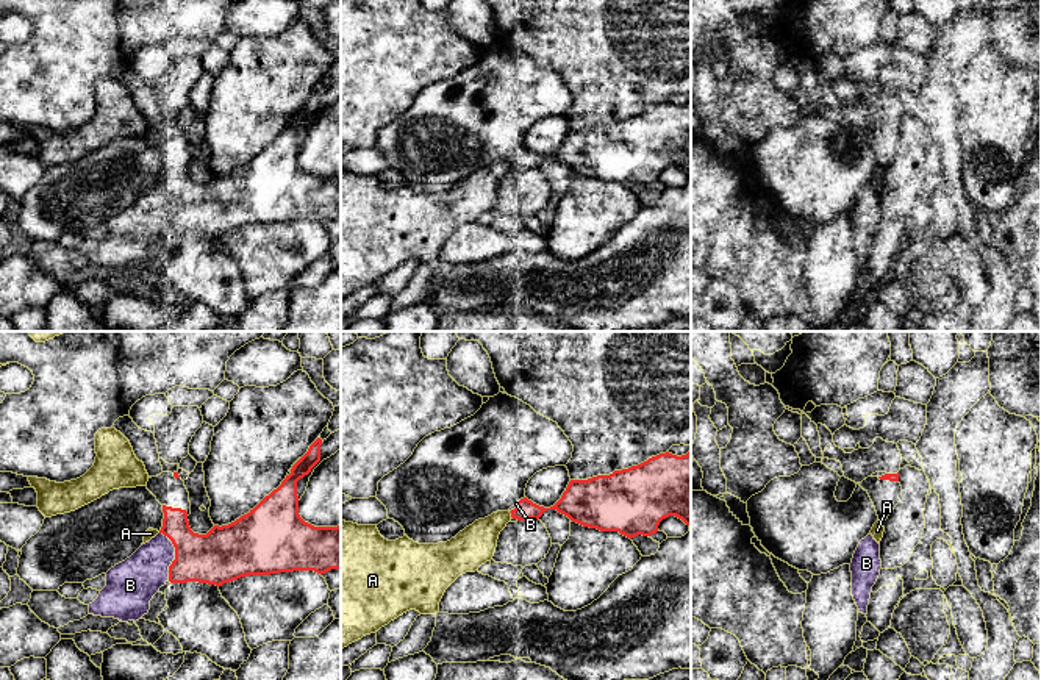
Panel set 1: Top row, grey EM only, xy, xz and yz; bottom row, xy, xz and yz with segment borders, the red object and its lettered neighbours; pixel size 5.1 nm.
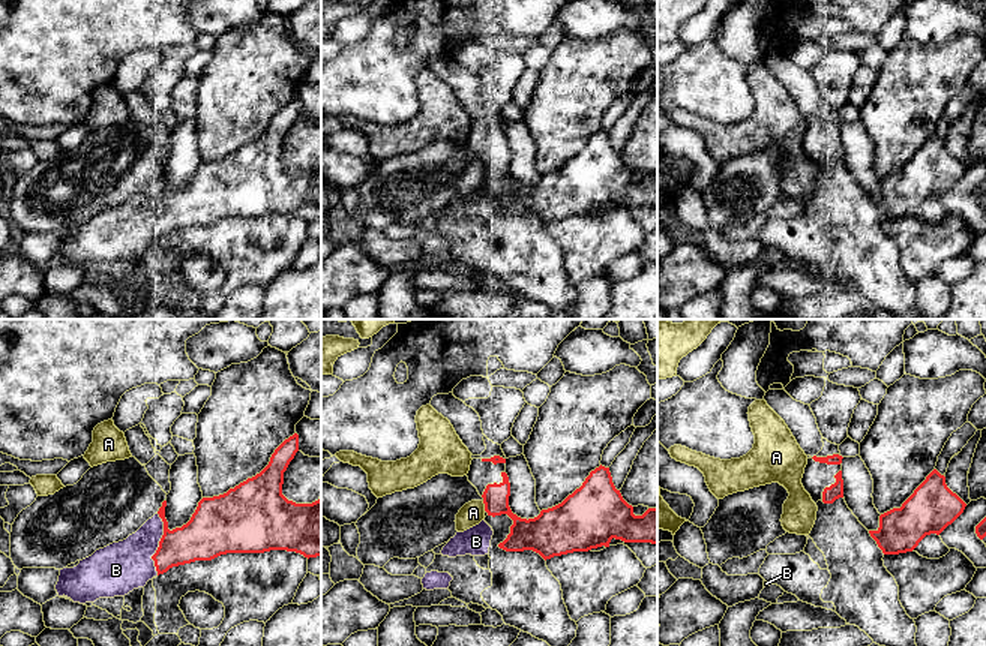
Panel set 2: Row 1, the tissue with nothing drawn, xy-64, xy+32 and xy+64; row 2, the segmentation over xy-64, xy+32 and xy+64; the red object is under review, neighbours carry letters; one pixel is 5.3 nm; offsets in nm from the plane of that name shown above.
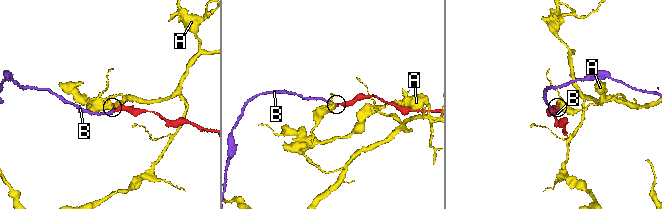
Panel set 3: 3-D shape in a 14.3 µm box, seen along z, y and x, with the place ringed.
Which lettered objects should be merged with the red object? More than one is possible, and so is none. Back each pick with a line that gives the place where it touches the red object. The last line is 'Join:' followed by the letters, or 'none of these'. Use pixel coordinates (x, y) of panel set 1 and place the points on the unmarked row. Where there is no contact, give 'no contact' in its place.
B: meets red in xy at (175, 205)
Join: B

